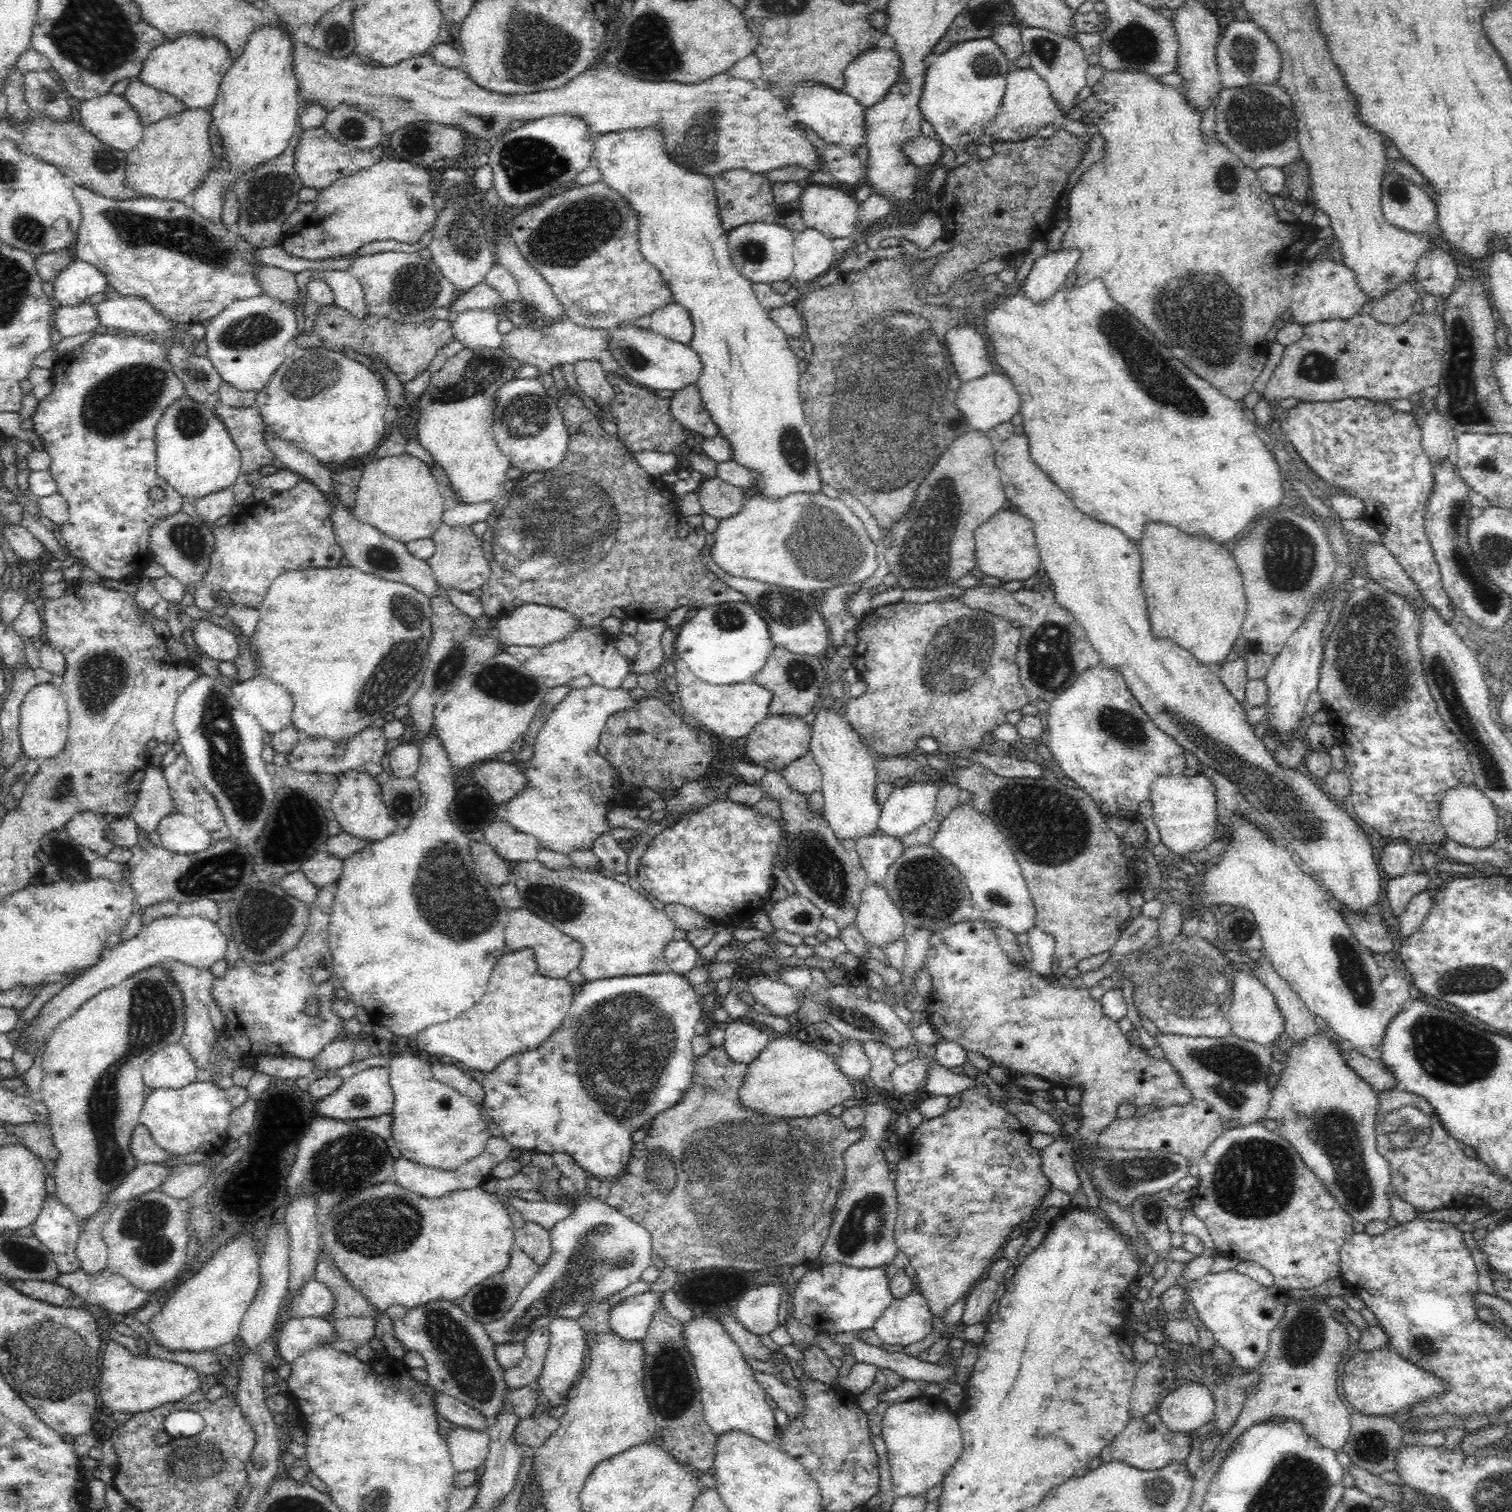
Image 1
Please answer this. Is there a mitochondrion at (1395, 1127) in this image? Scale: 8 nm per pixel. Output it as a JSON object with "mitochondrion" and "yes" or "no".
{"mitochondrion":"yes"}

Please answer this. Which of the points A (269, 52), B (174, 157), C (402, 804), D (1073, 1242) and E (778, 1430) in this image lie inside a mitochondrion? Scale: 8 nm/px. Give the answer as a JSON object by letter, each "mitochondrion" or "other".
{"A":"other","B":"other","C":"mitochondrion","D":"other","E":"other"}

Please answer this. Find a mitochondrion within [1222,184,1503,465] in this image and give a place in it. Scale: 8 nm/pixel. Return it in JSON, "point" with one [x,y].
{"point":[1463,406]}

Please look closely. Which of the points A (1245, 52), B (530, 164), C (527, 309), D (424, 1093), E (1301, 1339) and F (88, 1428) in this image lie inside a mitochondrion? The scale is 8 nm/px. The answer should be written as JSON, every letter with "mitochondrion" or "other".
{"A":"mitochondrion","B":"mitochondrion","C":"other","D":"other","E":"mitochondrion","F":"other"}

